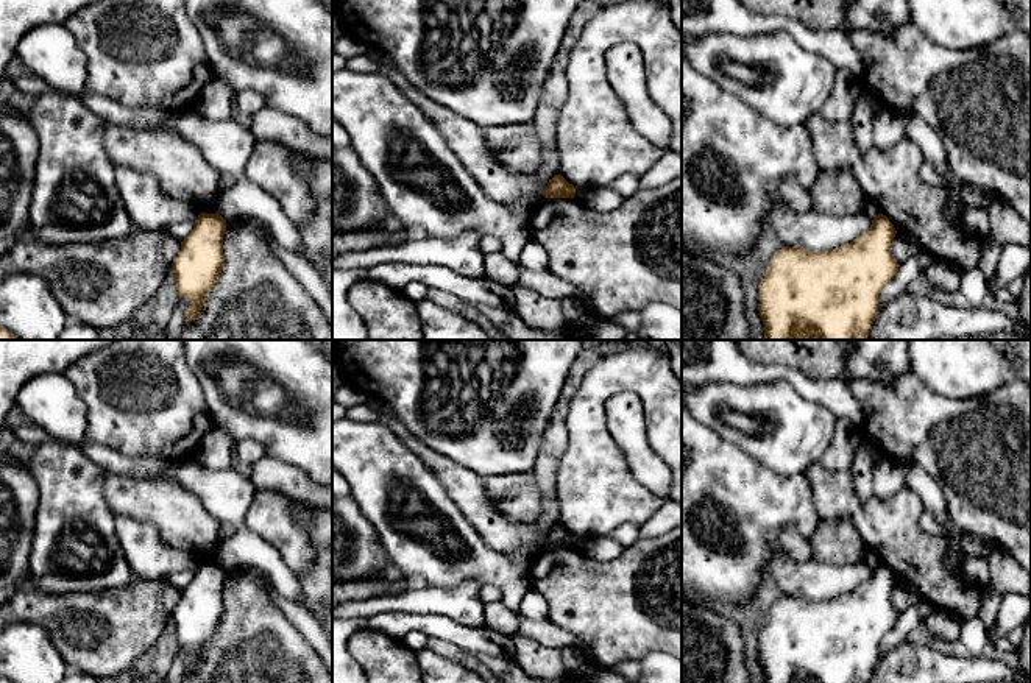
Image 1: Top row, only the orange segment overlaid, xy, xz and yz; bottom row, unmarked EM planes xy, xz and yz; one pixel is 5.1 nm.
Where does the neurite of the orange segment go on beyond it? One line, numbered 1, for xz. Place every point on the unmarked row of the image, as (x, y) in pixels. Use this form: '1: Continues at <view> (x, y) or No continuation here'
1: No continuation here

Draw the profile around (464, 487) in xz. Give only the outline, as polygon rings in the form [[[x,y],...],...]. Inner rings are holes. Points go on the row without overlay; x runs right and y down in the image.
[[[376,399],[382,412],[379,421],[416,452],[443,483],[448,496],[459,505],[469,524],[479,532],[487,547],[507,555],[529,543],[544,541],[549,529],[510,521],[487,494],[484,480],[474,471],[427,448],[393,413],[391,407]]]

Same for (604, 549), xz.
[[[599,536],[594,543],[580,549],[599,561],[613,561],[624,552],[624,546],[608,536]]]

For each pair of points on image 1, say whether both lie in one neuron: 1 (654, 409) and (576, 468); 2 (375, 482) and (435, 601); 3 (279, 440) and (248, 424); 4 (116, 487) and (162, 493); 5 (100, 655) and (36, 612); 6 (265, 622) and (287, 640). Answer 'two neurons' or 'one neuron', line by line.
1: one neuron
2: two neurons
3: one neuron
4: one neuron
5: one neuron
6: one neuron

